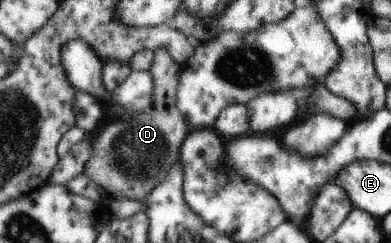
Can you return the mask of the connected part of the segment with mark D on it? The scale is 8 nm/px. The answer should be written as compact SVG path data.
M158 48L150 72L156 87L153 107L133 114L133 119L119 119L111 123L97 139L93 157L85 167L85 175L95 179L111 198L144 201L171 175L171 167L181 161L181 149L190 133L185 117L177 107L177 91L181 80L181 66L168 49Z

